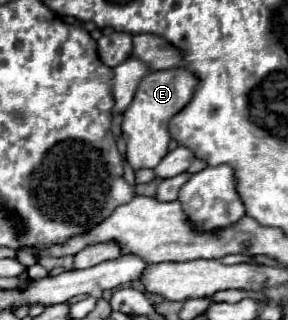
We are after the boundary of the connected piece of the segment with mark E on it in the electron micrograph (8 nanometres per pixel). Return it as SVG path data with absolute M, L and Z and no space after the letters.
M183 67L151 71L141 79L131 105L123 113L123 125L121 125L123 137L127 141L127 163L134 171L143 168L154 169L155 165L165 157L171 139L167 123L175 113L179 113L189 103L195 87L197 87L195 75Z

